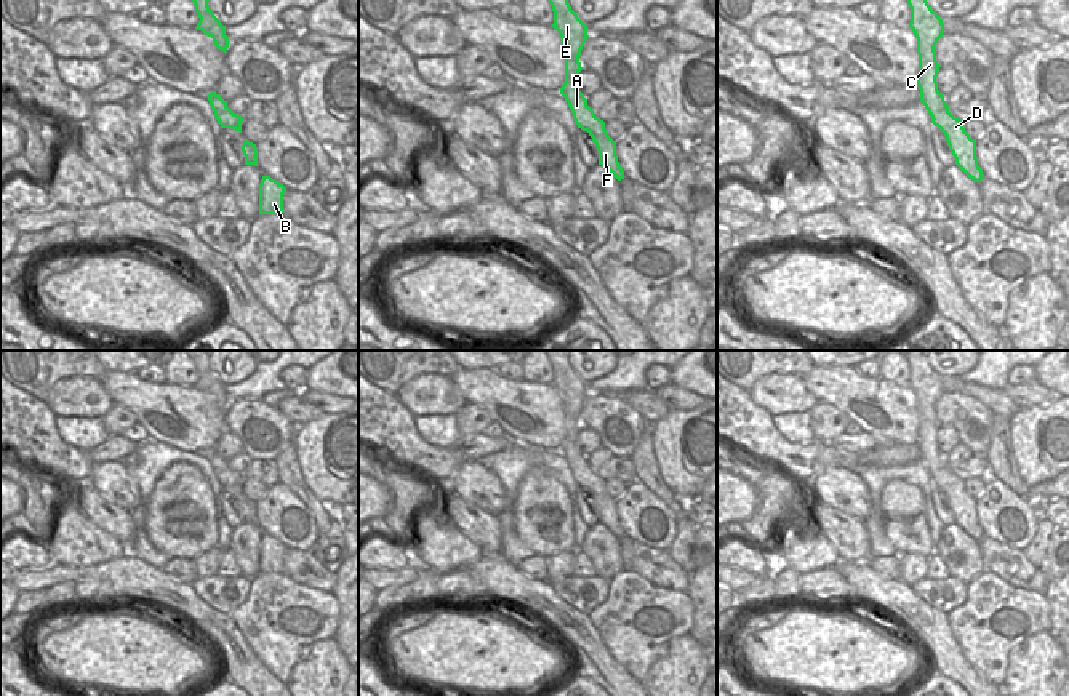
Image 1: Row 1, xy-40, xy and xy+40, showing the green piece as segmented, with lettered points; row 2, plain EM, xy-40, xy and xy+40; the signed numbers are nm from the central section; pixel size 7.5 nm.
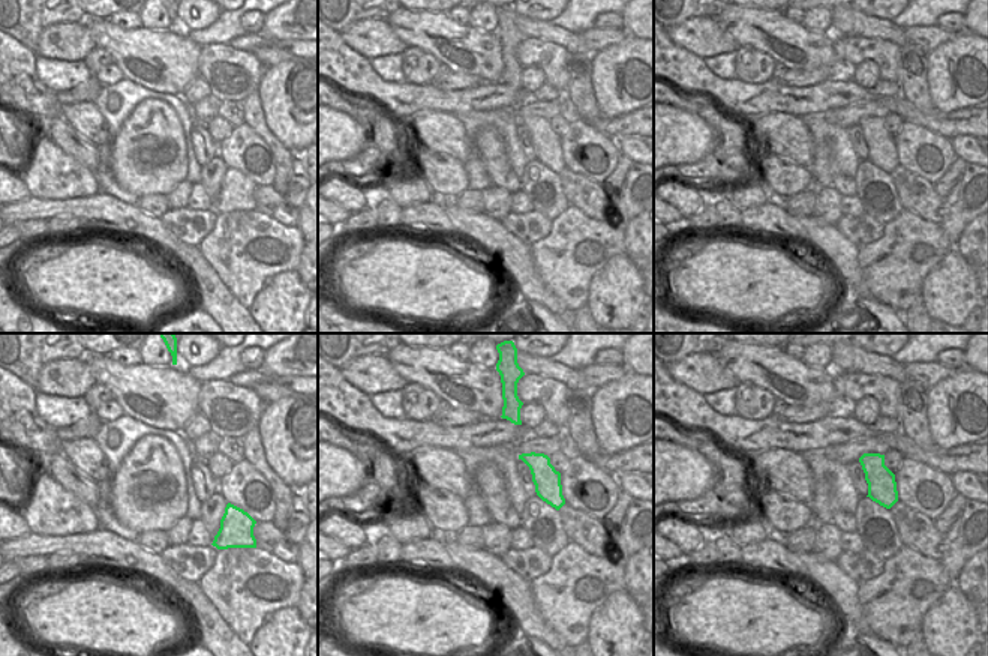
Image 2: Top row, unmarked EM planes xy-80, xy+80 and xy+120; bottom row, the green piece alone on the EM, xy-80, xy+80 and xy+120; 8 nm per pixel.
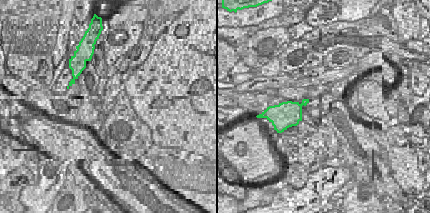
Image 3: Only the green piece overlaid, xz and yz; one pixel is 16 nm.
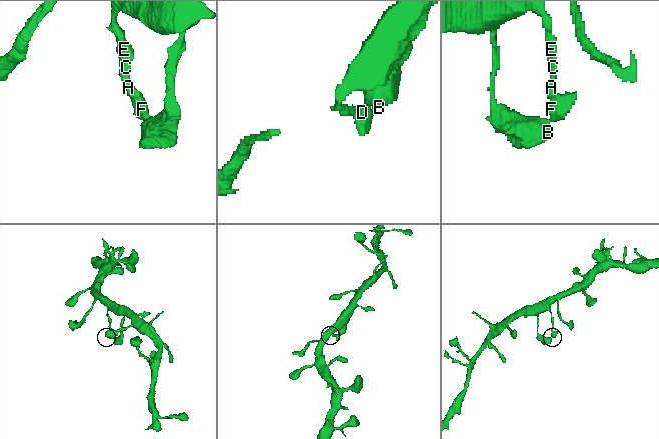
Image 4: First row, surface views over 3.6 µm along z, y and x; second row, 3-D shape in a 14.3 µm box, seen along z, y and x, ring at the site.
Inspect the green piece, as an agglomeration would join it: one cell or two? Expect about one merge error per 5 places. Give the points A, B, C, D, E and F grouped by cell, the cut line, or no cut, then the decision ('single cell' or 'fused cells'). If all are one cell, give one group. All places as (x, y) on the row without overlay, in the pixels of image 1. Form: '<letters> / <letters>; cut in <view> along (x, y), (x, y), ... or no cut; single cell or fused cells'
A B C D E F; no cut; single cell

